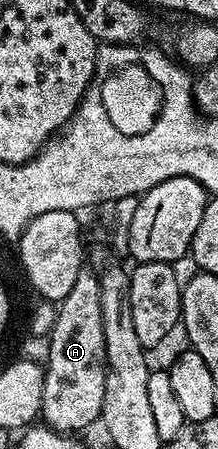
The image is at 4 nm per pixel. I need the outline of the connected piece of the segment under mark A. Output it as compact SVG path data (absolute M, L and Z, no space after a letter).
M94 271L77 274L73 290L58 301L55 322L51 328L45 359L45 390L41 394L42 423L55 432L82 433L102 414L105 395L105 330L101 318L101 286Z

